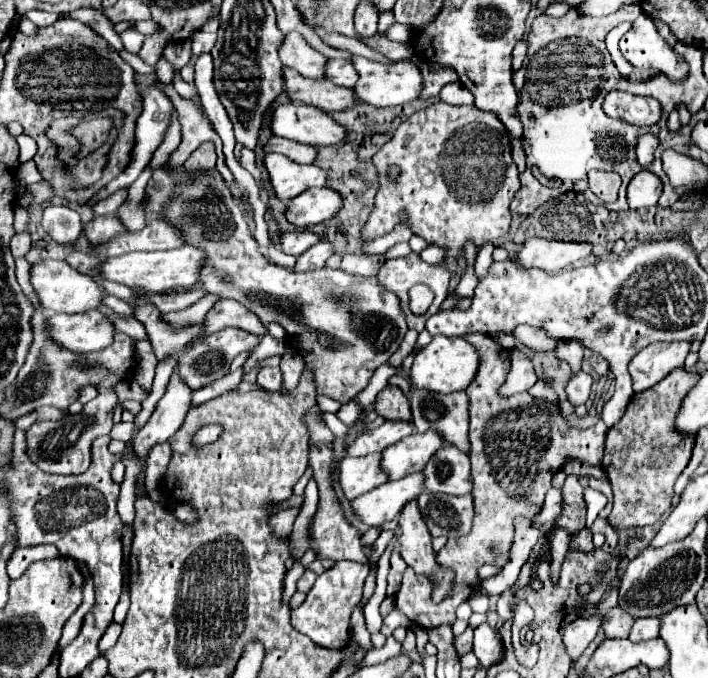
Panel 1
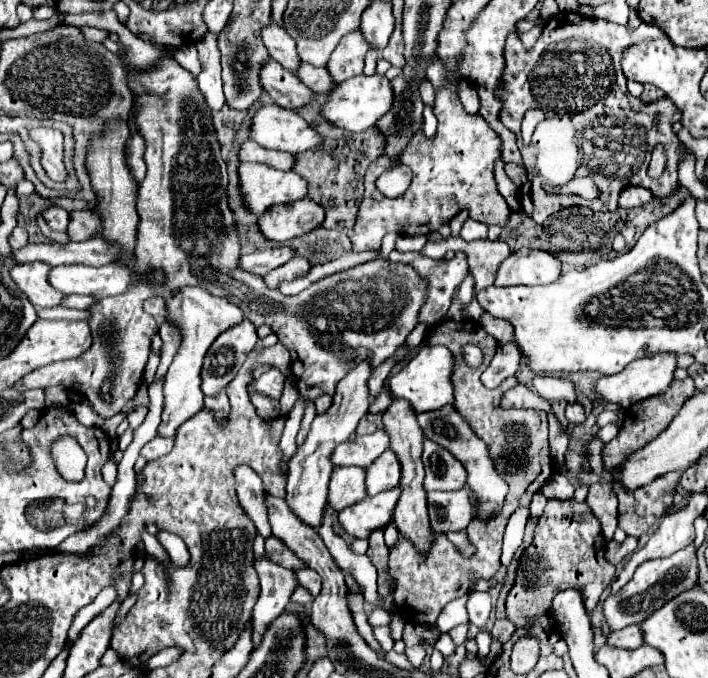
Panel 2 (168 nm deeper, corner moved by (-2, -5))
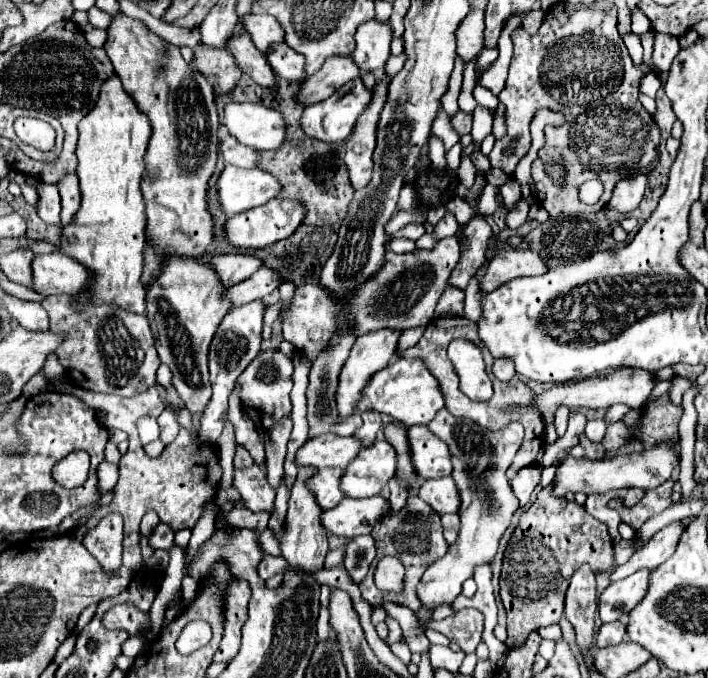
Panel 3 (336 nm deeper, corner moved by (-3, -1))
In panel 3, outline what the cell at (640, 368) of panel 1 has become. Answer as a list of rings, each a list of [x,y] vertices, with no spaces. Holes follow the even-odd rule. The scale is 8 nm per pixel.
[[[619,368],[619,370],[611,370],[611,372],[605,372],[605,374],[597,374],[595,378],[585,378],[585,380],[579,380],[575,384],[559,384],[559,386],[553,386],[551,390],[543,392],[541,396],[535,398],[535,404],[541,412],[541,418],[543,418],[543,424],[549,426],[553,422],[553,414],[555,410],[565,404],[569,406],[571,410],[575,408],[609,408],[613,404],[625,404],[629,408],[641,408],[649,394],[653,392],[657,384],[657,378],[653,376],[653,372],[647,372],[643,368]]]

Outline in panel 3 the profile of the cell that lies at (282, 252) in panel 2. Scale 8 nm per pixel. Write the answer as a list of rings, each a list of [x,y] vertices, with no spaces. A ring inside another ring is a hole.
[[[229,252],[229,254],[213,256],[213,266],[219,280],[225,286],[233,286],[247,280],[253,272],[257,272],[263,266],[263,260],[259,260],[259,256],[255,254]]]

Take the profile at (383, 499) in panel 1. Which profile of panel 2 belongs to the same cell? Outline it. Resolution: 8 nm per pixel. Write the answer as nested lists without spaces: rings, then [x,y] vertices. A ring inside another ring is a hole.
[[[398,488],[390,492],[382,492],[374,498],[364,498],[338,514],[338,524],[342,530],[354,538],[368,538],[372,530],[384,528],[392,514],[398,500]]]

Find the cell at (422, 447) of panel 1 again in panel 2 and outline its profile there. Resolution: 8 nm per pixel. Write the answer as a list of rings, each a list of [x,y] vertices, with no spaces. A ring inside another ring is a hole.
[[[384,450],[368,468],[366,468],[366,494],[376,496],[398,486],[400,480],[400,464],[394,452]]]

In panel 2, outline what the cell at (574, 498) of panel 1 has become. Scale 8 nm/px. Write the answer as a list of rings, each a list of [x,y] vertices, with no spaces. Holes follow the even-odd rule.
[[[550,498],[536,522],[532,544],[520,556],[516,580],[506,598],[506,618],[516,628],[530,628],[532,620],[546,614],[546,606],[550,606],[554,596],[566,588],[582,588],[588,612],[592,612],[600,594],[616,574],[616,568],[604,558],[604,552],[606,540],[600,522],[594,518],[588,504]]]

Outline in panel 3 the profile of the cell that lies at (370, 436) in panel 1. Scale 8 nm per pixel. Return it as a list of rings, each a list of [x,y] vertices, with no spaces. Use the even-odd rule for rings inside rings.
[[[317,436],[313,440],[307,440],[295,456],[297,464],[307,464],[307,466],[315,466],[315,468],[325,468],[325,466],[339,466],[339,468],[347,468],[347,464],[351,464],[351,460],[355,460],[355,456],[359,454],[359,450],[363,448],[363,444],[359,444],[359,440],[355,440],[355,436]]]

